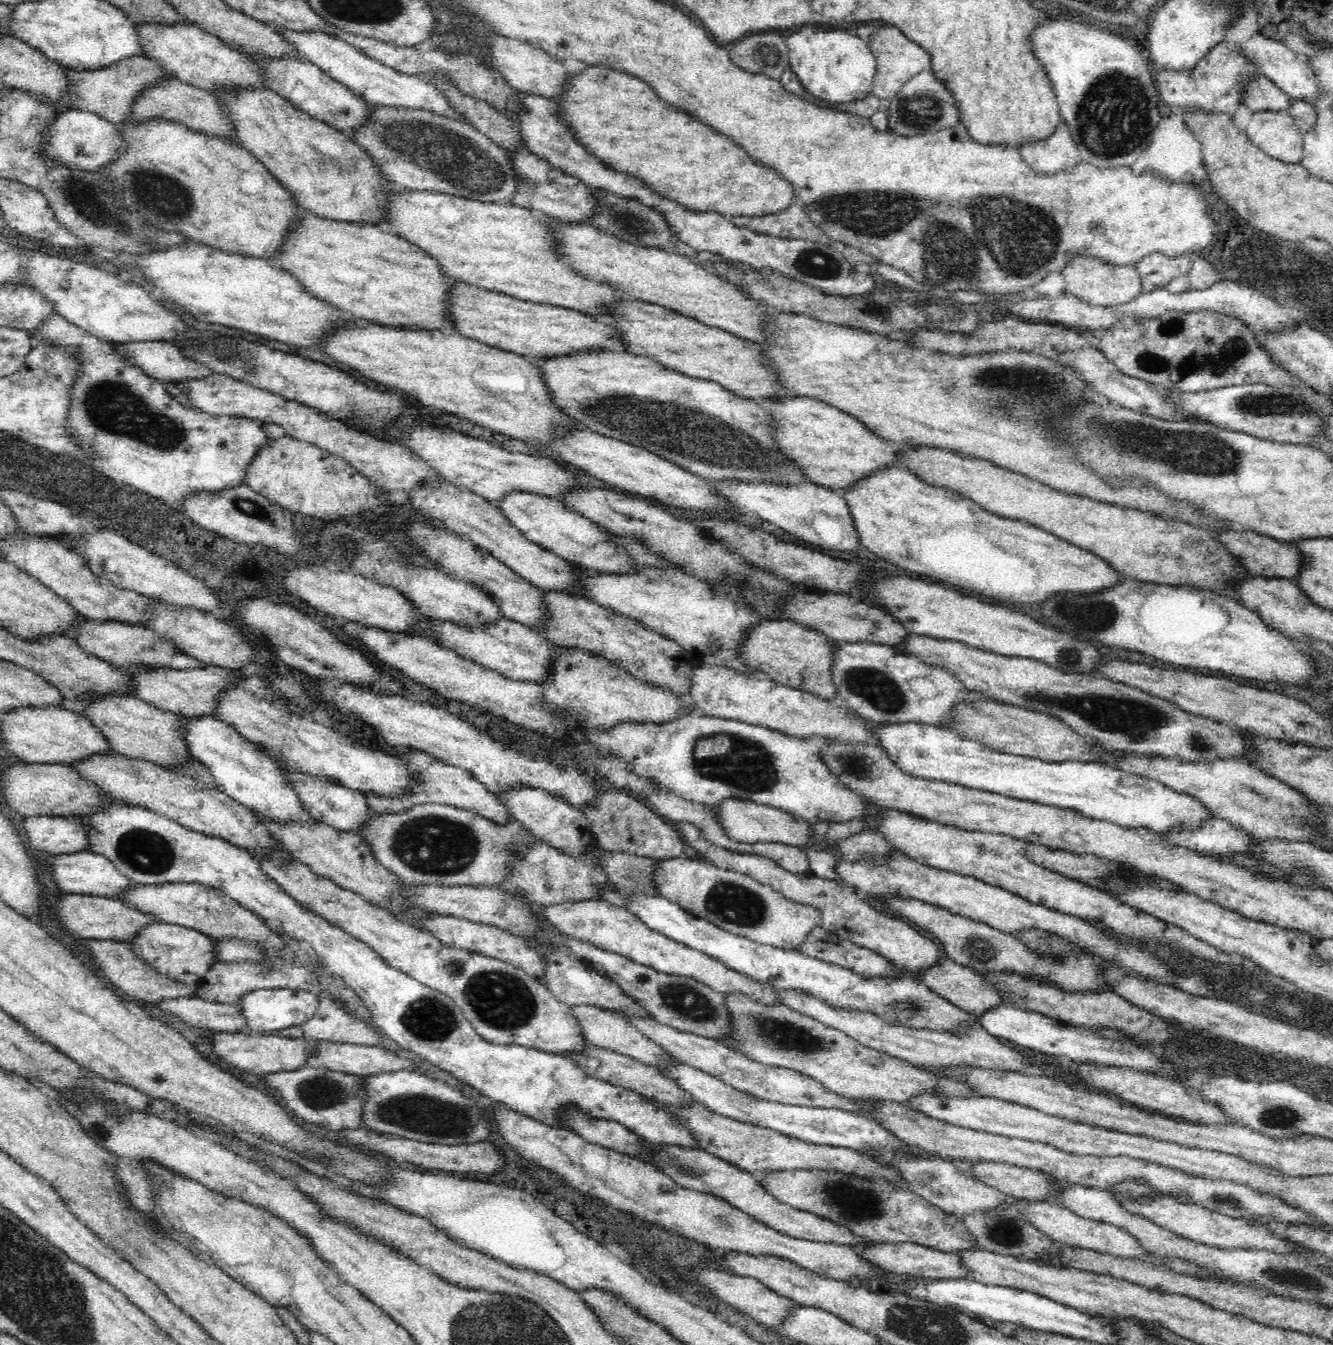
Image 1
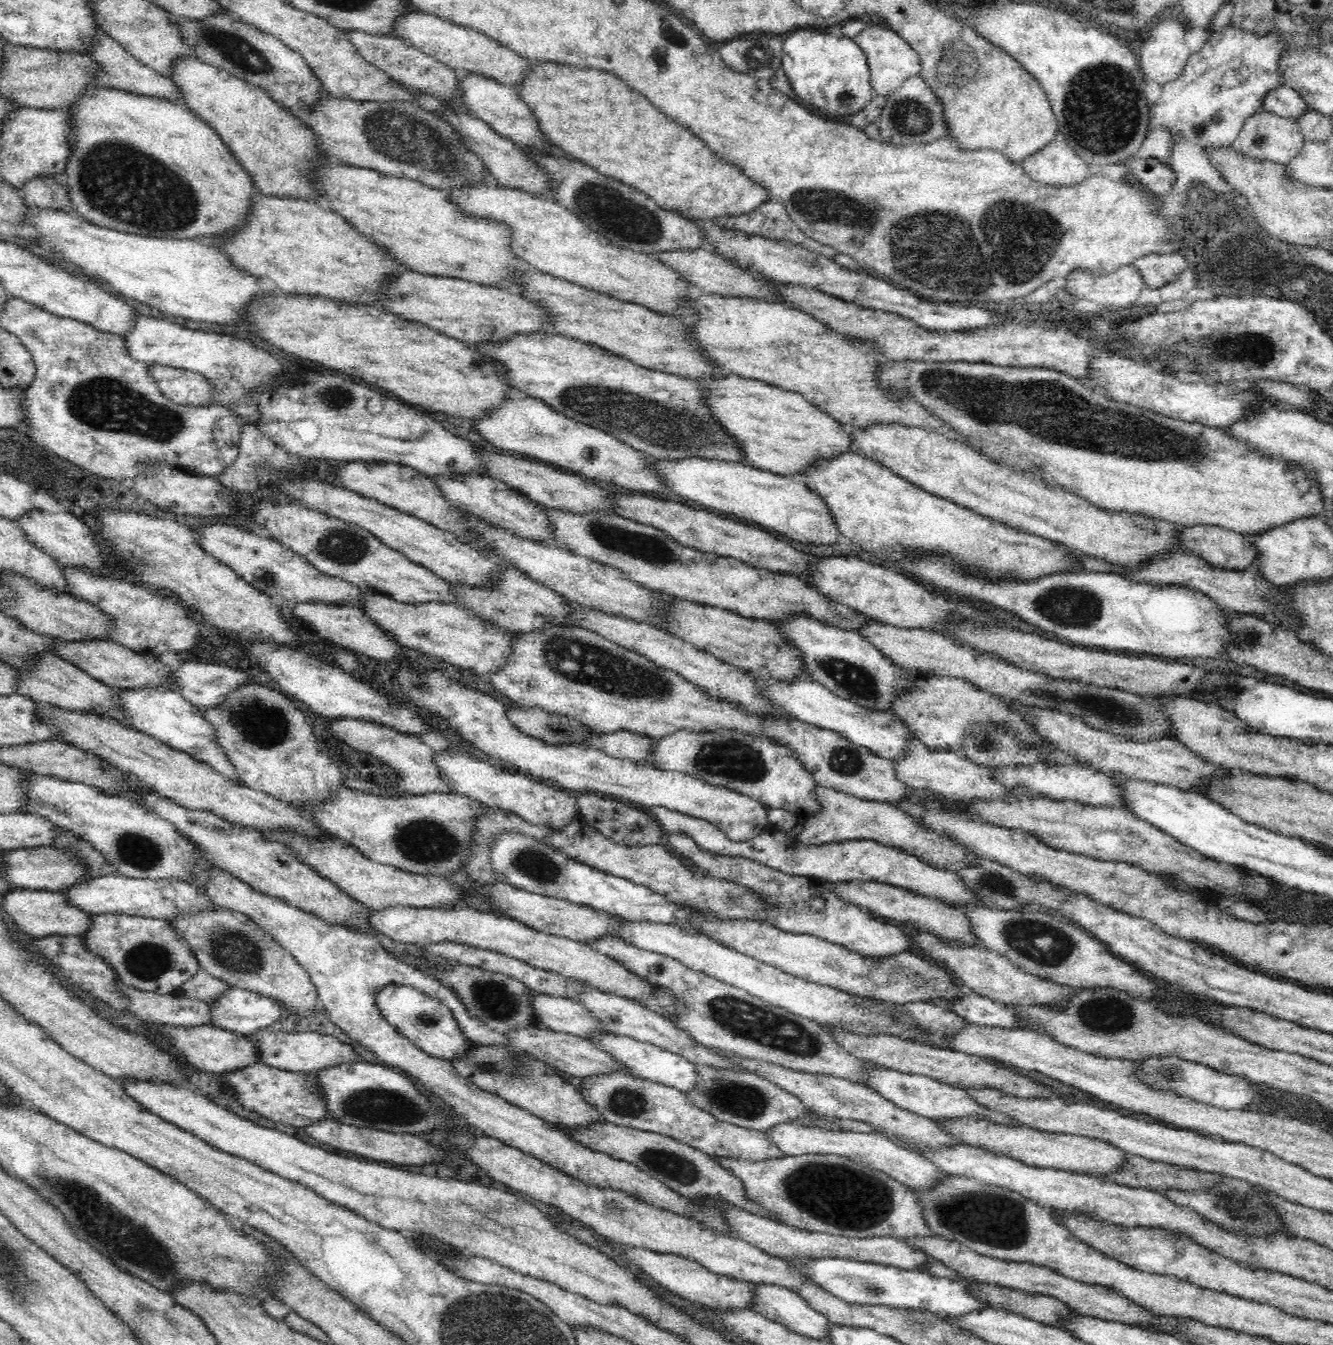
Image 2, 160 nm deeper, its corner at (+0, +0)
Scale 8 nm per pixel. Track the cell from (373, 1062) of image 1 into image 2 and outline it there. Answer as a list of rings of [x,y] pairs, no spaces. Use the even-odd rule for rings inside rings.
[[[268,1029],[257,1032],[251,1038],[255,1044],[261,1046],[261,1060],[259,1063],[286,1069],[287,1071],[306,1071],[316,1073],[318,1070],[326,1070],[340,1064],[364,1063],[364,1058],[346,1042],[342,1042],[336,1036],[320,1034],[320,1032],[282,1032]]]

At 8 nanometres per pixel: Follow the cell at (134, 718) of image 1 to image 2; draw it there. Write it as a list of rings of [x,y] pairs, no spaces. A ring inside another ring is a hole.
[[[46,654],[44,658],[38,658],[38,662],[31,666],[30,671],[20,672],[23,682],[18,693],[30,695],[35,701],[51,704],[60,710],[109,718],[121,726],[134,727],[135,729],[135,726],[132,726],[132,719],[128,717],[128,709],[124,707],[116,690],[96,678],[90,677],[78,665],[60,658],[58,655]]]

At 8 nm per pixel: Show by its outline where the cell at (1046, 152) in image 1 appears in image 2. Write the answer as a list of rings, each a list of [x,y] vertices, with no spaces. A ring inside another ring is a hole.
[[[1057,132],[1054,140],[1021,162],[1032,179],[1055,186],[1072,186],[1090,174],[1090,165],[1066,140],[1062,132]]]

